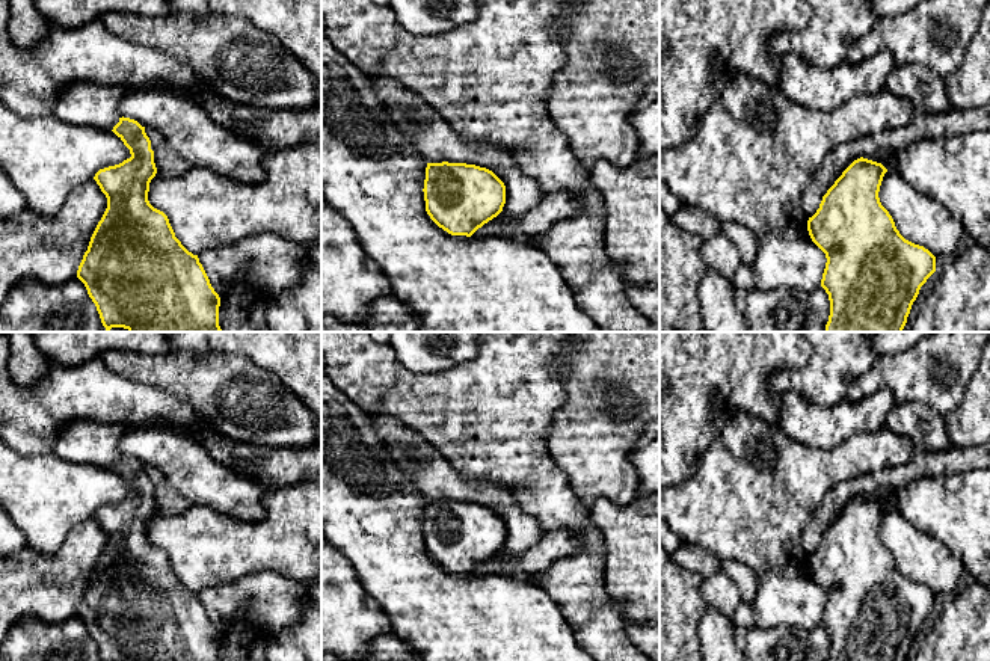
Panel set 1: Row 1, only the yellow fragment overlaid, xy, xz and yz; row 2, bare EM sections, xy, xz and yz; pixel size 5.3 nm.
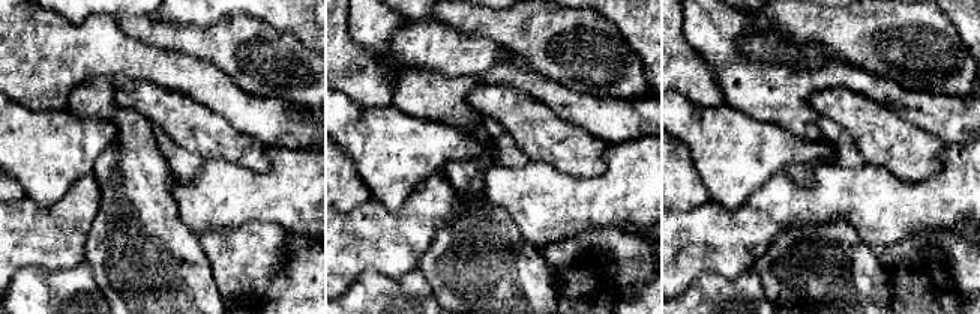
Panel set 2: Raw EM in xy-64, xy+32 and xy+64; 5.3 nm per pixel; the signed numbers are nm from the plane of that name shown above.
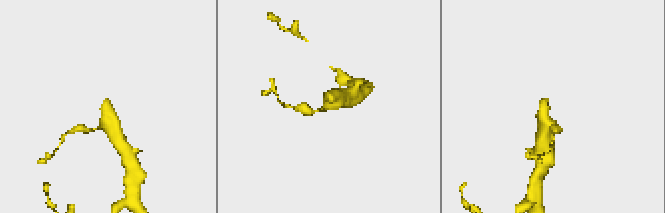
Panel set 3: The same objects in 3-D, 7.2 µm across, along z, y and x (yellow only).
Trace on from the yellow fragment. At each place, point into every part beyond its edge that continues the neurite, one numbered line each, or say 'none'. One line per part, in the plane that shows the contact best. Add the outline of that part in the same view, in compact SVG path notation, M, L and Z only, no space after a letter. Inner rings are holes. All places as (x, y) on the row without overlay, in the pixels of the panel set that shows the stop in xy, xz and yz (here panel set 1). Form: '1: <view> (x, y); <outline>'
1: xy (83, 441); M75 420L65 424L53 453L68 462L113 468L122 453L119 439L128 426Z

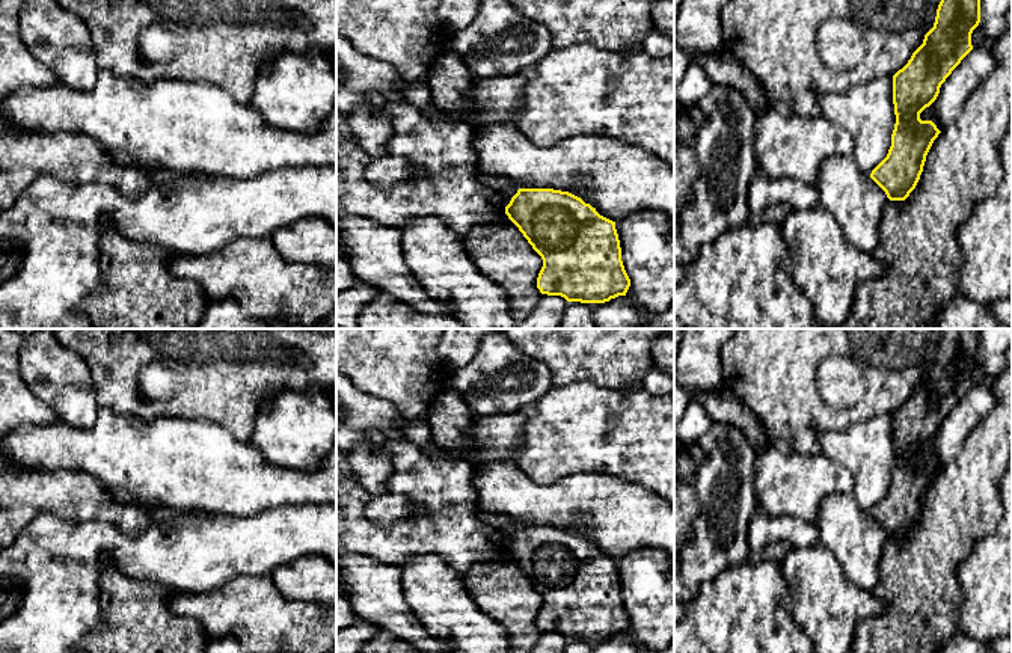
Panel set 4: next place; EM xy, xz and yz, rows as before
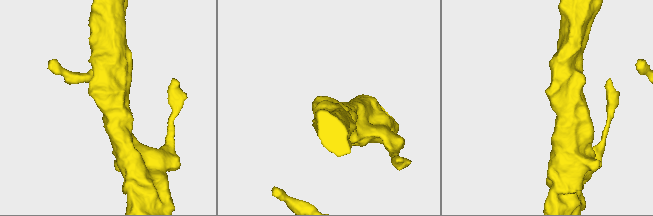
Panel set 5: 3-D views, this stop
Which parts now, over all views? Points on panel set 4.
1: xz (504, 524); M478 510L478 517L489 525L498 528L504 535L505 544L510 541L511 535L519 528L519 525L511 517L504 514L490 514L483 510Z

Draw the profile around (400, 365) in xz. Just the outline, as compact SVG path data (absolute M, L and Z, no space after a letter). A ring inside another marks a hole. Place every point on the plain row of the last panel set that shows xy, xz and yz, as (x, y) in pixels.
M336 329L336 372L362 392L391 401L407 419L428 413L443 386L437 342L445 329Z

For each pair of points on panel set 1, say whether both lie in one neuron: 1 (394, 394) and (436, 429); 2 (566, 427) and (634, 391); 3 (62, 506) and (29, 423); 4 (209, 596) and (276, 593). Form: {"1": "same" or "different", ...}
{"1": "same", "2": "same", "3": "different", "4": "same"}

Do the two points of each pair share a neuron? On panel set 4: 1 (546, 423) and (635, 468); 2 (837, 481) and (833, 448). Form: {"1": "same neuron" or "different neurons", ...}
{"1": "same neuron", "2": "different neurons"}

